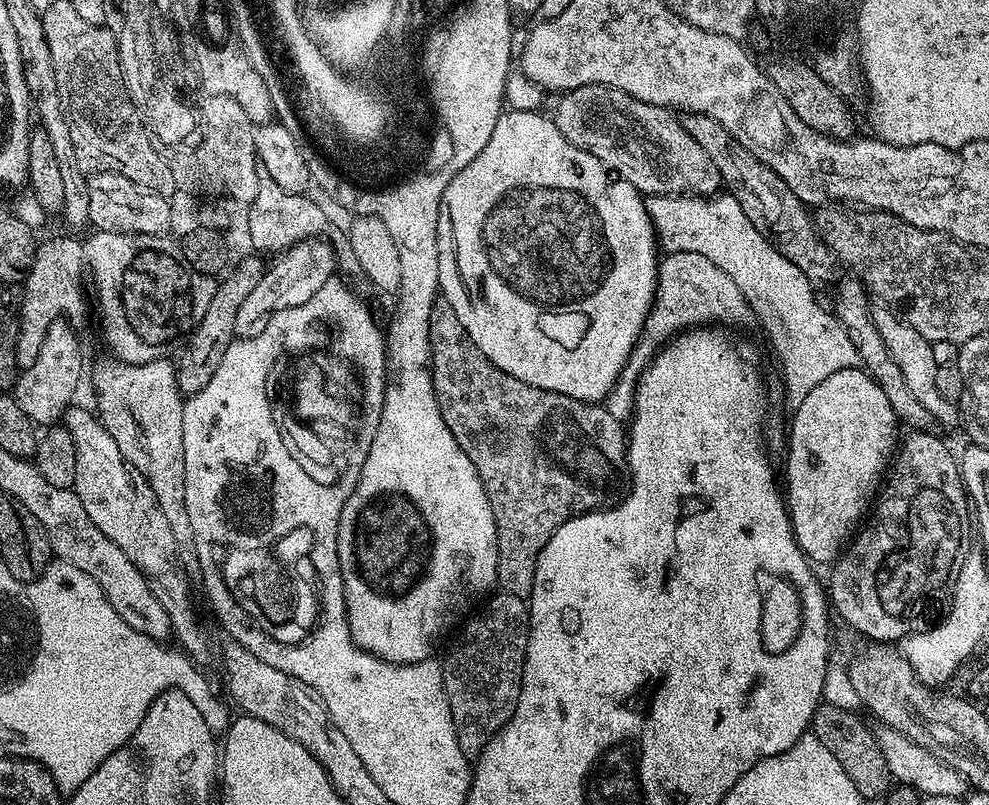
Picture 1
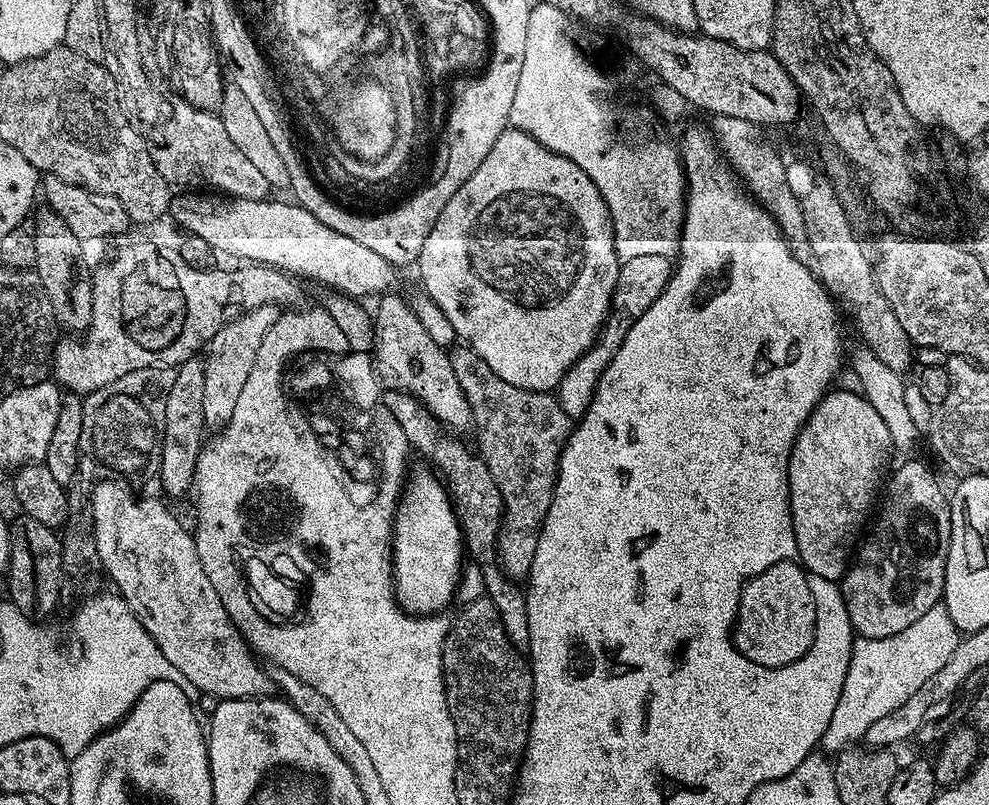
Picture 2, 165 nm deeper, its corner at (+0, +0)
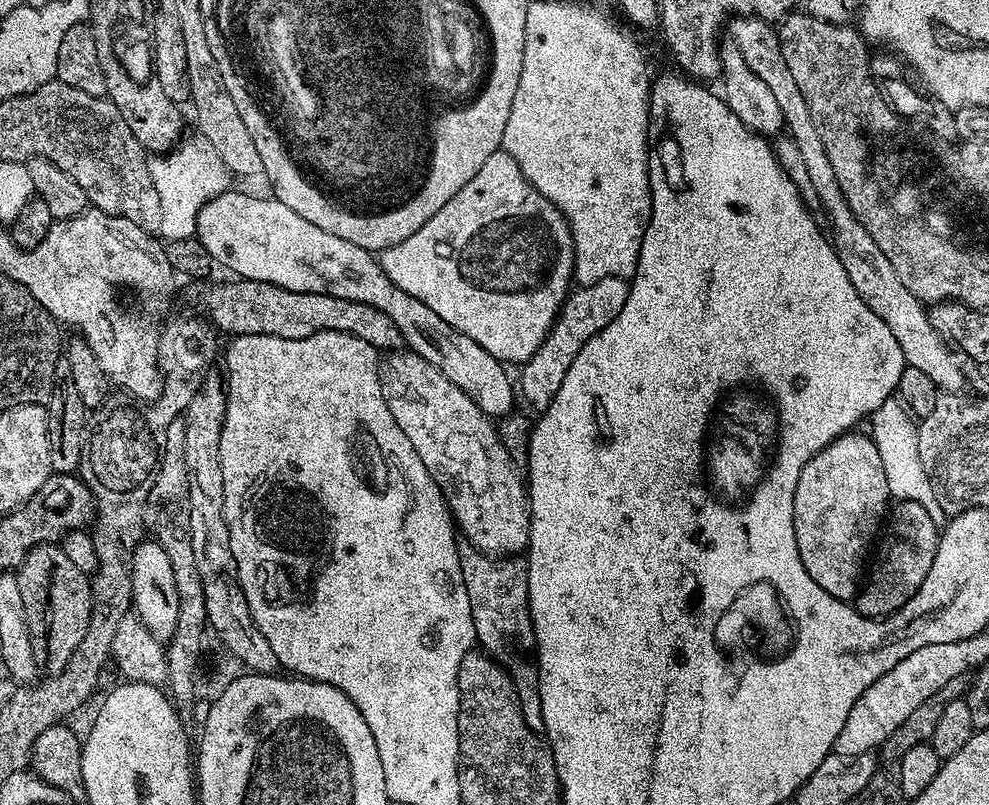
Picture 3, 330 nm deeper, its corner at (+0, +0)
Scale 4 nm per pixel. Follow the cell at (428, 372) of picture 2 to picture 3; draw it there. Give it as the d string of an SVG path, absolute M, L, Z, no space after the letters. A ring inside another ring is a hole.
M392 350L380 365L382 394L394 422L410 438L414 454L422 458L422 466L434 478L452 513L455 527L463 539L470 541L480 552L497 558L512 558L528 547L528 493L525 481L516 473L517 465L511 452L501 440L497 425L467 396L438 366L430 366L426 358L411 350Z

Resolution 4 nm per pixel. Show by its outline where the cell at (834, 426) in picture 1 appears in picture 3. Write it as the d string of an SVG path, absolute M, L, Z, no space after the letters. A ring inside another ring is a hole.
M853 430L830 441L817 456L806 462L806 466L802 466L802 474L798 474L798 486L794 490L794 538L798 542L802 566L806 566L806 574L810 574L810 578L814 578L826 594L851 601L858 591L858 581L865 571L870 549L889 512L886 469L871 435L864 433L863 436L860 430Z

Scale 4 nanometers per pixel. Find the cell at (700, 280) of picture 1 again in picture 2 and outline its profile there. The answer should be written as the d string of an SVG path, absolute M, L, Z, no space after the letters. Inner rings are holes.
M638 254L627 257L621 263L618 270L618 282L614 286L612 295L612 307L608 310L608 319L601 328L600 335L584 356L578 358L578 362L574 362L572 369L562 378L559 388L555 389L556 400L562 406L562 410L566 410L568 416L573 418L584 416L590 406L592 394L596 390L596 383L600 381L600 376L606 370L606 366L610 366L614 354L618 354L626 334L630 334L630 326L634 326L634 322L642 318L642 314L651 306L654 298L662 294L662 290L672 277L673 267L673 261L662 254Z

